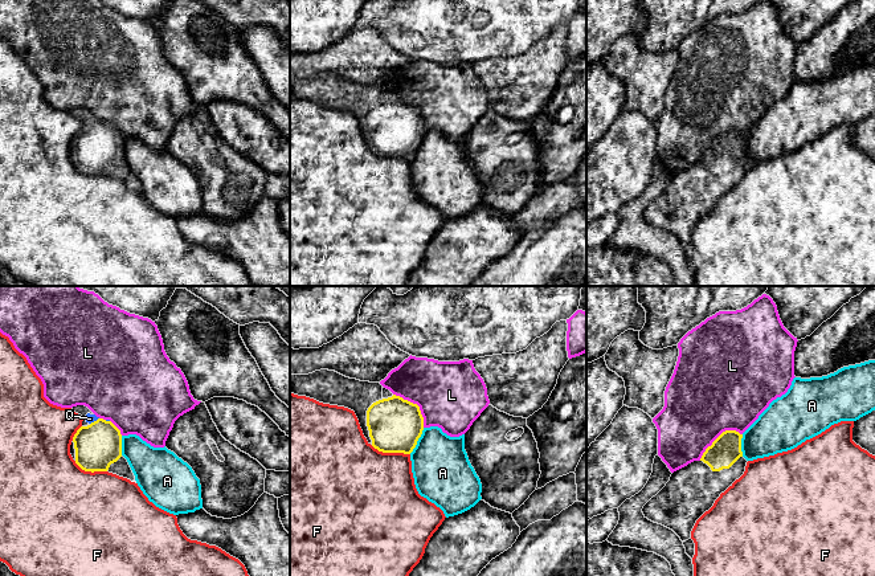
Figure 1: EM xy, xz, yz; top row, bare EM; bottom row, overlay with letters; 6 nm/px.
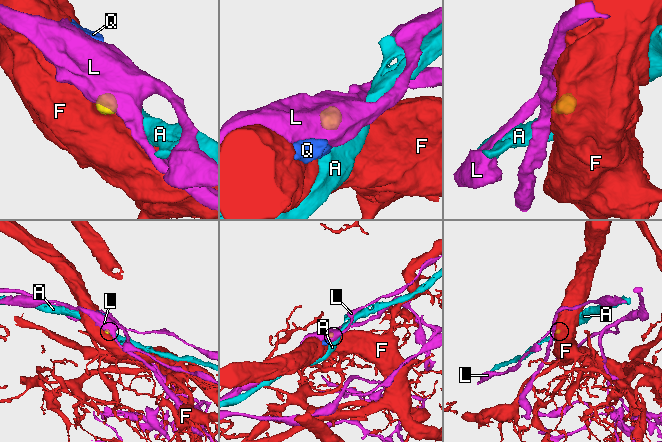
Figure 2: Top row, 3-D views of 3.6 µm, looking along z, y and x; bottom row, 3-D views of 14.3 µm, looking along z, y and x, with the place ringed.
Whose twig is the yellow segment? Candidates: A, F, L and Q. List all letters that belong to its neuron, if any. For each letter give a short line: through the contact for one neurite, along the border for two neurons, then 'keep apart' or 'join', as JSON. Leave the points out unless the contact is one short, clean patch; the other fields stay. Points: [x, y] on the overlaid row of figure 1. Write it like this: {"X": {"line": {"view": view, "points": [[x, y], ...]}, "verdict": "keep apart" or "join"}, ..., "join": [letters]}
{"A": {"line": {"view": "xz", "points": [[424, 428], [416, 446], [409, 453]]}, "verdict": "keep apart"}, "F": {"line": {"view": "xz", "points": [[371, 445], [383, 452], [409, 454]]}, "verdict": "keep apart"}, "L": {"line": {"view": "yz", "points": [[741, 433], [724, 431], [699, 460]]}, "verdict": "keep apart"}, "Q": {"line": {"view": "xy", "points": [[98, 445], [98, 427], [94, 421], [90, 419]]}, "verdict": "join"}, "join": ["Q"]}

